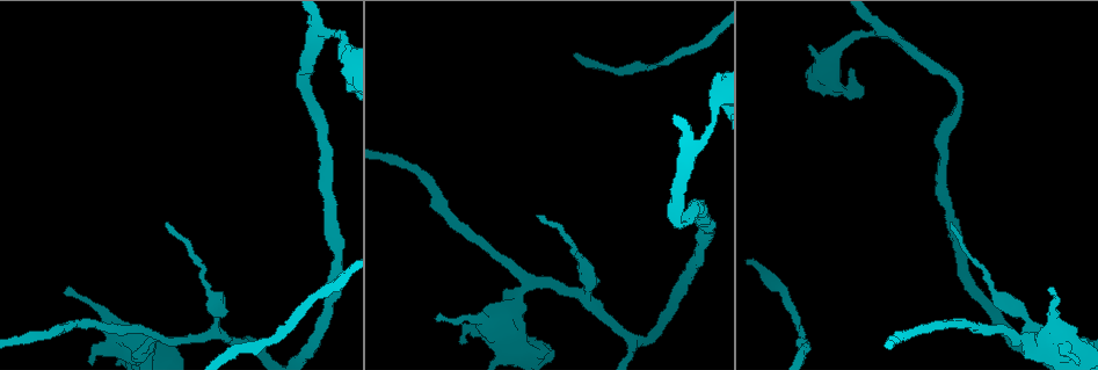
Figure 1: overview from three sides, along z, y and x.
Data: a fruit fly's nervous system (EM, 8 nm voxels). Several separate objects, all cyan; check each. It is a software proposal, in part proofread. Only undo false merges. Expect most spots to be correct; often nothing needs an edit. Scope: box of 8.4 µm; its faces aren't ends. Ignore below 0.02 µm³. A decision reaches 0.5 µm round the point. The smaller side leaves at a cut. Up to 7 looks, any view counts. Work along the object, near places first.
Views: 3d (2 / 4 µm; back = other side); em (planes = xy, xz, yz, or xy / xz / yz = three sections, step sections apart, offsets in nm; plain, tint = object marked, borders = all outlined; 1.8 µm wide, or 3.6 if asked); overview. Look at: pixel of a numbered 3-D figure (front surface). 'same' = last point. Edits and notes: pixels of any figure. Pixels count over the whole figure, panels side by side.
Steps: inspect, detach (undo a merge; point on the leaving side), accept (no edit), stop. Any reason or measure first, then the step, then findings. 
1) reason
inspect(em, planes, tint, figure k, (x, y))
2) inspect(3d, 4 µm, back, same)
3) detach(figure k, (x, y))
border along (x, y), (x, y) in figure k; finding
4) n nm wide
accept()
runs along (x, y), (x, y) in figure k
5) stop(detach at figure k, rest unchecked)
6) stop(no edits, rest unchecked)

thick turns thin
inspect(3d, 2 µm, back, figure 1, (305, 85))

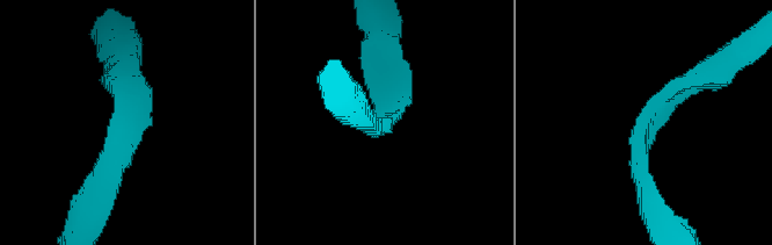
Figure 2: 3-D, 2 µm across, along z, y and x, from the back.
arms of 240, 240 nm; now the EM
inspect(em, planes, tint, figure 2, (651, 116))

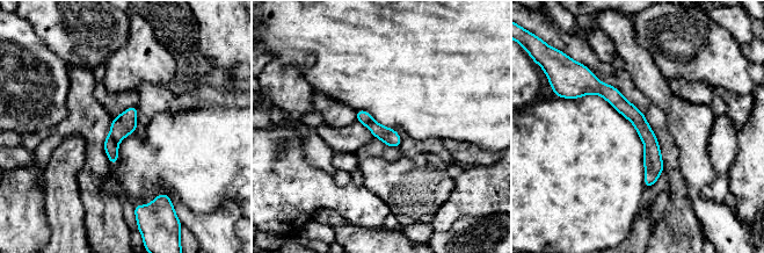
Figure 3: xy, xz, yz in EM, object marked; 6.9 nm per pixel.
accept()
runs along (588, 86), (642, 127), (648, 183) in figure 3; all the same cell

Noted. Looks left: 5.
arms part here
inspect(3d, 4 µm, figure 1, (320, 35))

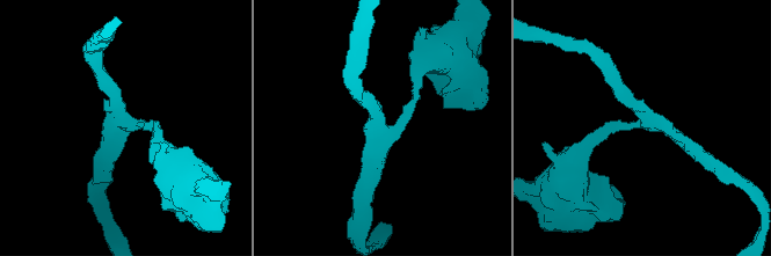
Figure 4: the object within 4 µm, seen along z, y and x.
3 arms
inspect(em, xz, step 4, tint, figure 4, (655, 125))

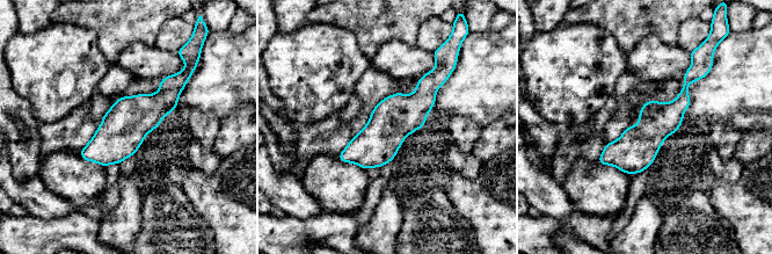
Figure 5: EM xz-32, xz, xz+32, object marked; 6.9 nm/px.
cut it another way
inspect(em, planes, tint, same)

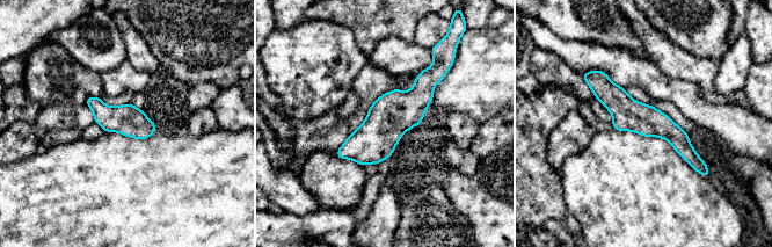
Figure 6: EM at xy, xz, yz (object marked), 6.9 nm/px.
200 nm wide
accept()
runs along (591, 81), (701, 165) in figure 6; all the same cell

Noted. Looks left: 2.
small branch off a trunk
inspect(3d, 4 µm, figure 1, (154, 336))

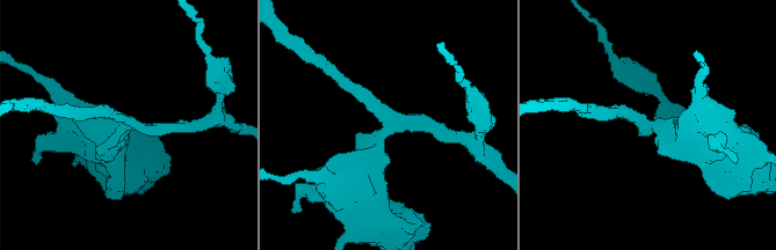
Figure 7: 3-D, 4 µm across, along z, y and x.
3 arms; arms of 190, 200, 550 nm; shape alone is not enough
inspect(em, planes, tint, figure 7, (387, 132))

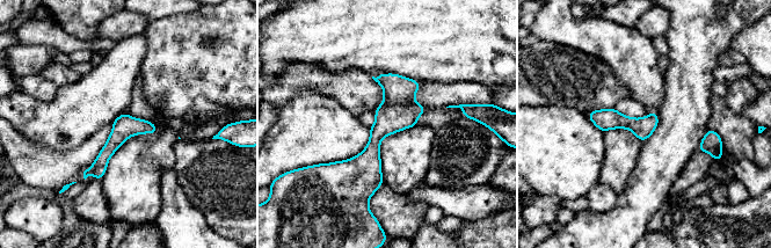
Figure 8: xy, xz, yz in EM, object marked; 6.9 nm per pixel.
140 nm wide
accept()
runs along (415, 84), (376, 135), (363, 190) in figure 8; one cell here

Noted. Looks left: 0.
stop(no edits, rest unchecked)

